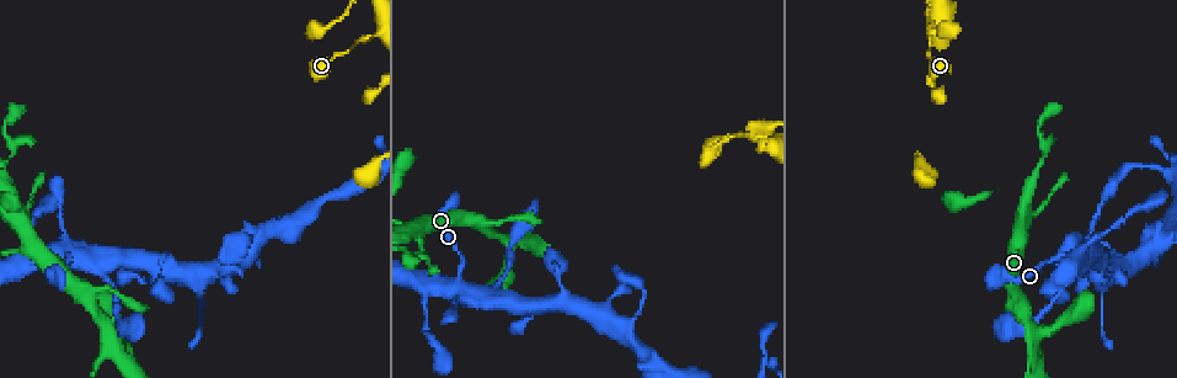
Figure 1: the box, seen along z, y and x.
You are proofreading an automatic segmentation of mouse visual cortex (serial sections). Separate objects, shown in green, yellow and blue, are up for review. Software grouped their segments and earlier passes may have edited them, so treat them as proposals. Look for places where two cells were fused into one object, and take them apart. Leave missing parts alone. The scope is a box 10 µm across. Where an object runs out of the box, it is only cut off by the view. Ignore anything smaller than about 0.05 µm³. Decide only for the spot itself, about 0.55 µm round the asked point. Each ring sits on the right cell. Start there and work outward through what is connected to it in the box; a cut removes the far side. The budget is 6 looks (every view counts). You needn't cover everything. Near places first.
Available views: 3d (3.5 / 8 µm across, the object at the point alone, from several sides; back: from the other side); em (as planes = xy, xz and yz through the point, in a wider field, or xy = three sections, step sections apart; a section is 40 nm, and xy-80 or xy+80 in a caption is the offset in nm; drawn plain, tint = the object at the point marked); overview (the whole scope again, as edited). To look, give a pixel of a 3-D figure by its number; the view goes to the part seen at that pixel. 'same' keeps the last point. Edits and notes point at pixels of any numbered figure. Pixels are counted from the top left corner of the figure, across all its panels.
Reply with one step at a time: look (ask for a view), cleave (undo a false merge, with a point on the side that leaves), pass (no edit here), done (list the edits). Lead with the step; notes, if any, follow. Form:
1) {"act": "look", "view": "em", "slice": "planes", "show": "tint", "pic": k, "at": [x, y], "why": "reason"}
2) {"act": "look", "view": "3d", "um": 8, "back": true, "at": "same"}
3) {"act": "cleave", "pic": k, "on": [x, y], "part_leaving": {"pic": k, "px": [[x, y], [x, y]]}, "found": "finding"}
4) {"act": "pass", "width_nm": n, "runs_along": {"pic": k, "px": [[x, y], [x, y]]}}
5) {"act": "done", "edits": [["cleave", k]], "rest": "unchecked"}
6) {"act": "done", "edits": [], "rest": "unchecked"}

{"act": "look", "view": "3d", "um": 8, "pic": 1, "at": [1034, 332], "why": "looks like a crossing"}

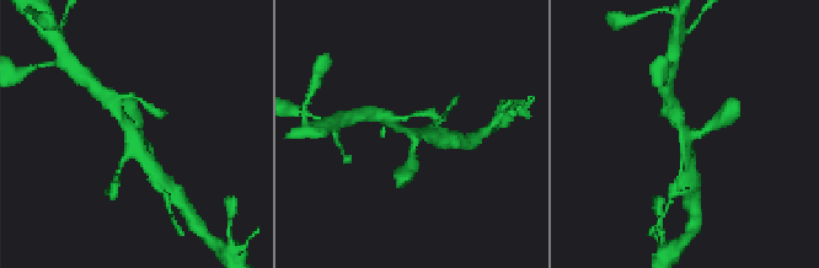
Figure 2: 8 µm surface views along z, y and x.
{"act": "look", "view": "em", "slice": "xy", "step": 2, "show": "tint", "at": "same", "arms": 4, "arm_widths_nm": [100, 250, 250, 300], "why": "shape alone is not enough"}

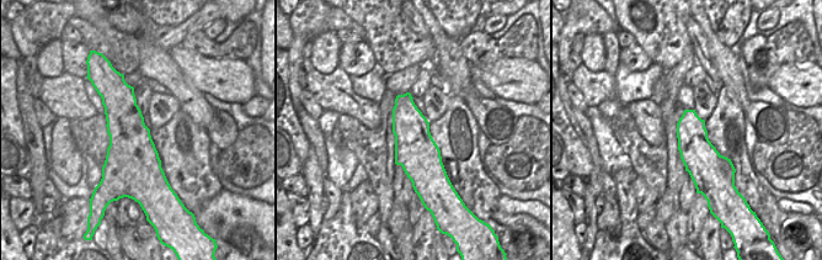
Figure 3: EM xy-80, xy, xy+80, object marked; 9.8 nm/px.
{"act": "pass", "width_nm": 420, "runs_along": {"pic": 2, "px": [[392, 123], [413, 138], [410, 166]]}, "found": "all the same cell"}

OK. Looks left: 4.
{"act": "look", "view": "3d", "um": 8, "pic": 1, "at": [61, 258], "why": "looks like a crossing"}

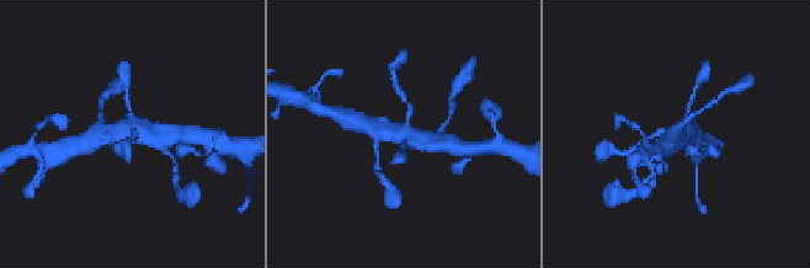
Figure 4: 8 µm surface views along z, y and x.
{"act": "look", "view": "3d", "um": 3.5, "at": "same", "why": "zoom in"}

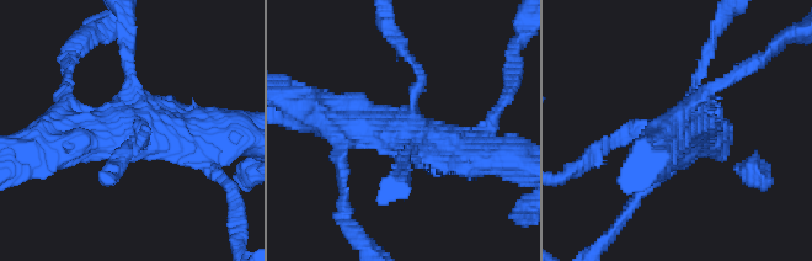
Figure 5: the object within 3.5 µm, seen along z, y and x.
{"act": "look", "view": "em", "slice": "planes", "show": "tint", "pic": 5, "at": [410, 128], "arms": 4, "arm_widths_nm": [150, 150, 400, 400], "why": "shape alone is not enough"}

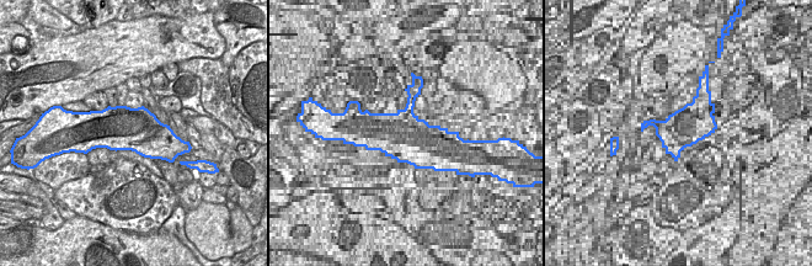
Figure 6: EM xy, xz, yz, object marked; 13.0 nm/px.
{"act": "pass", "runs_along": {"pic": 5, "px": [[412, 62], [420, 88], [409, 128], [484, 156]]}, "found": "one cell here"}

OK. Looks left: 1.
{"act": "done", "edits": [], "rest": "unchecked"}

